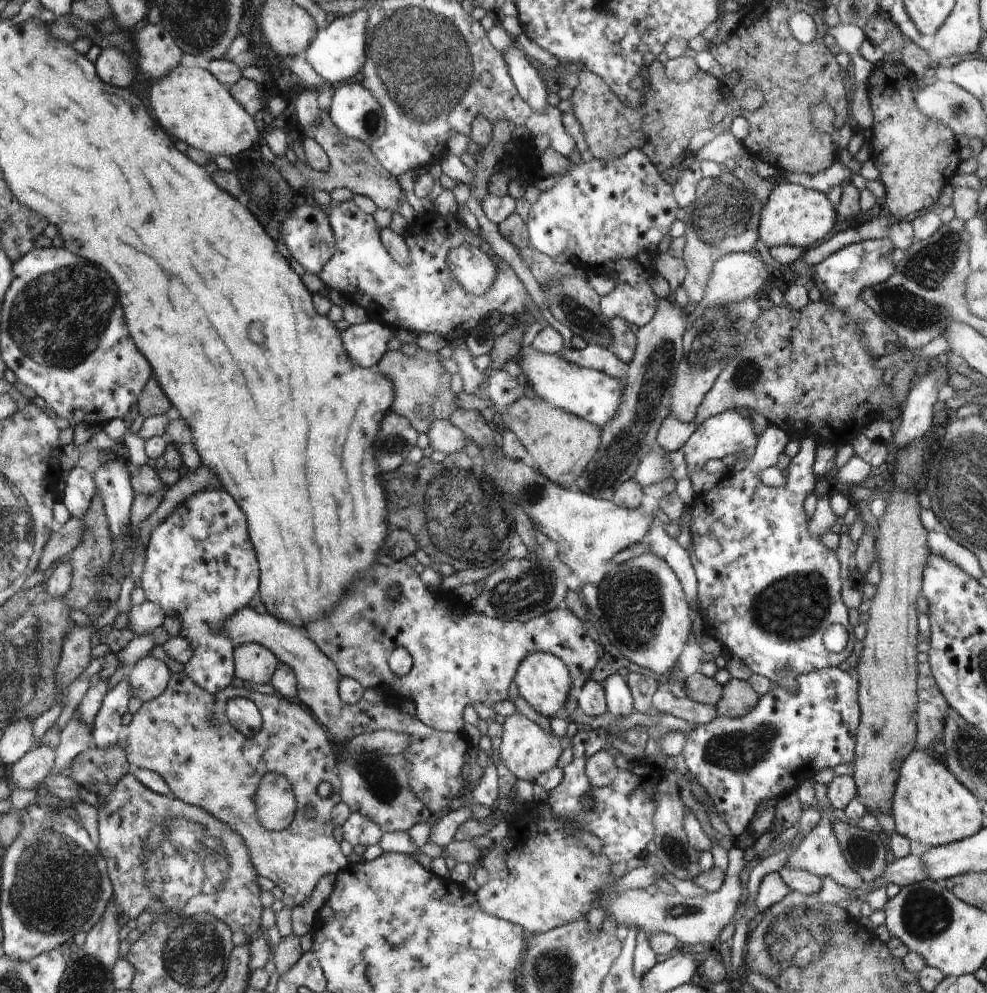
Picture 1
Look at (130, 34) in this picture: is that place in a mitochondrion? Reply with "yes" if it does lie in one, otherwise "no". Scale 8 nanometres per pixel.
no

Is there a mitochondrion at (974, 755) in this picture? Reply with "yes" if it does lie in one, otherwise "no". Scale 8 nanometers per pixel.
yes

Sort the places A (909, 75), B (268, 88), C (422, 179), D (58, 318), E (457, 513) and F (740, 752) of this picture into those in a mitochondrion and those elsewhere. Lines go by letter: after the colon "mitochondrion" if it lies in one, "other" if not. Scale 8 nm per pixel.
A: other
B: other
C: other
D: mitochondrion
E: mitochondrion
F: mitochondrion

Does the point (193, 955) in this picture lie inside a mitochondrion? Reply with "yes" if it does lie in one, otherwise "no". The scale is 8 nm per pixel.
yes

